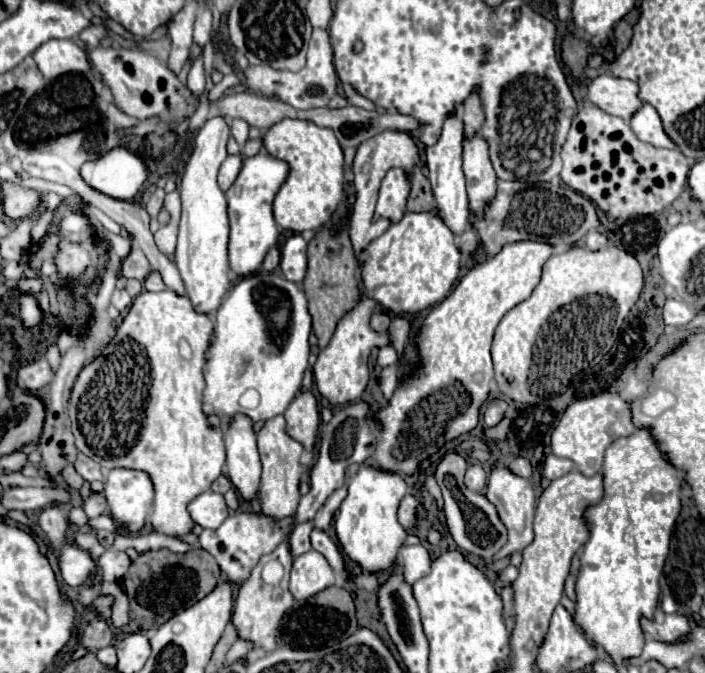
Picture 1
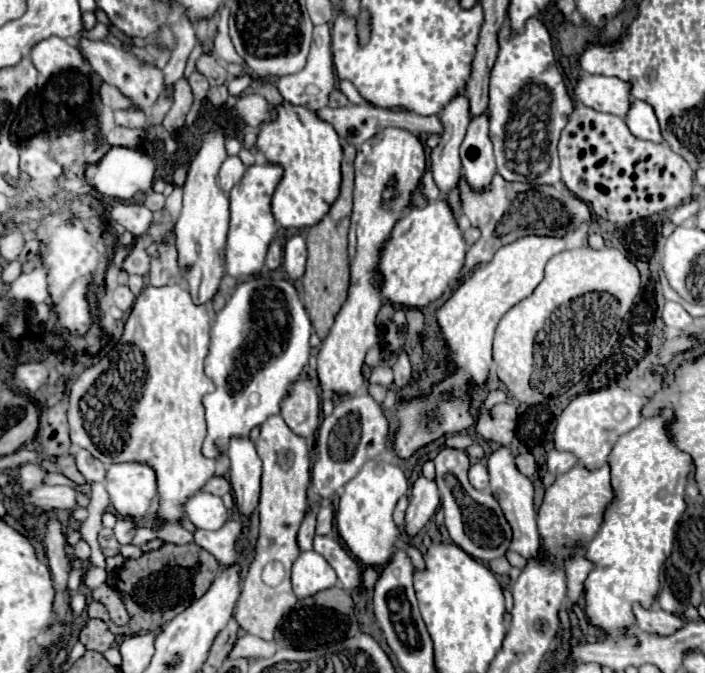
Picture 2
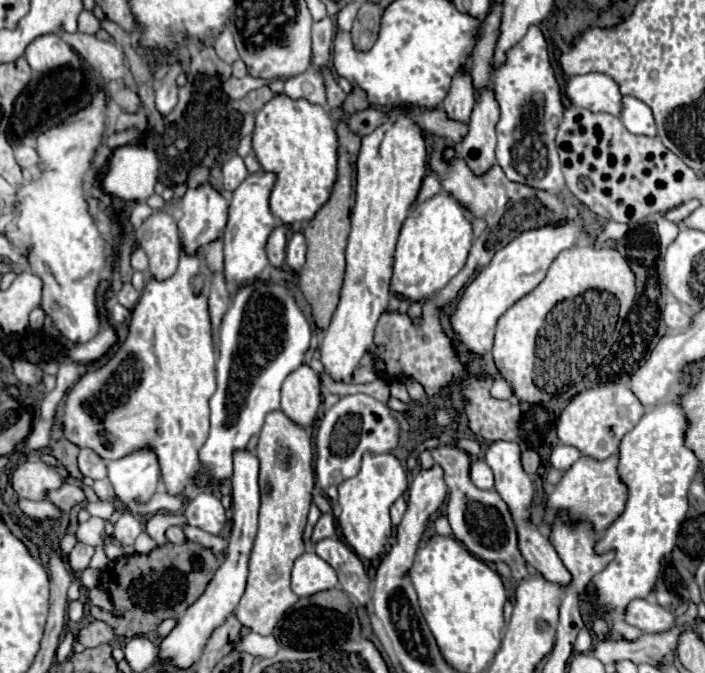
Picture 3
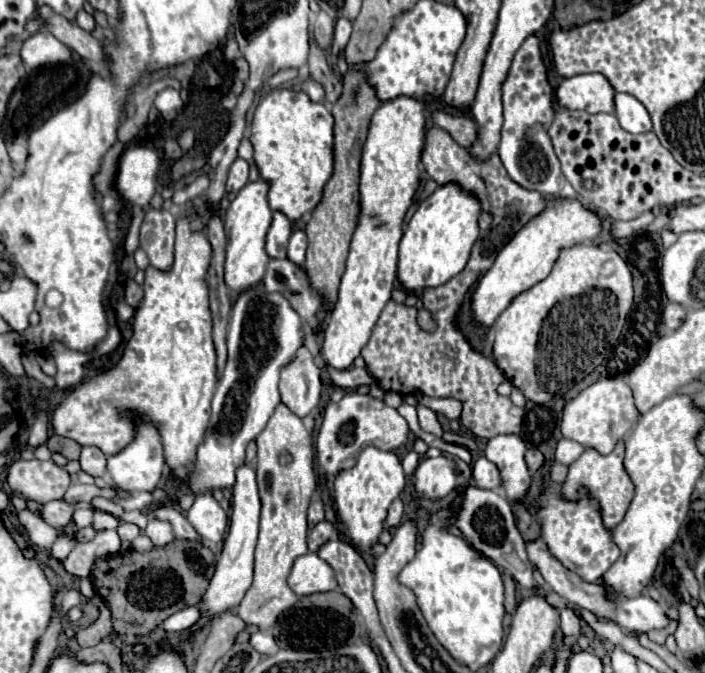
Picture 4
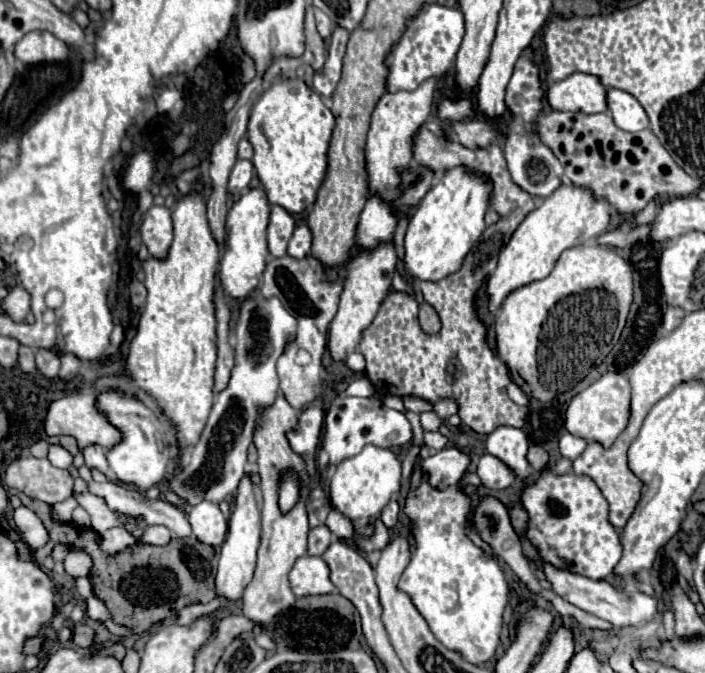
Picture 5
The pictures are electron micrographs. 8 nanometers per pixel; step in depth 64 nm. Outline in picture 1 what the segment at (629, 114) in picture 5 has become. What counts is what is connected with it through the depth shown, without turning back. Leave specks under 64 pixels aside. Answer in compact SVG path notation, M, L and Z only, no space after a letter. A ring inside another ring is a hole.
M642 104L642 108L636 110L636 116L632 116L632 120L630 120L630 128L642 142L648 142L648 144L660 146L660 148L674 146L672 140L662 130L658 112L650 104Z

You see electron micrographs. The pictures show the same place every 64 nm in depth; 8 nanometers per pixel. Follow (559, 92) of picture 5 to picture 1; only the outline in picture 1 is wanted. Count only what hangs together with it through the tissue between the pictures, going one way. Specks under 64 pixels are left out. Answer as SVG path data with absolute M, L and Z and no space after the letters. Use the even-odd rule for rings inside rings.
M600 72L586 84L586 100L600 110L620 116L626 122L642 106L638 100L638 84L632 80L616 78L608 72Z

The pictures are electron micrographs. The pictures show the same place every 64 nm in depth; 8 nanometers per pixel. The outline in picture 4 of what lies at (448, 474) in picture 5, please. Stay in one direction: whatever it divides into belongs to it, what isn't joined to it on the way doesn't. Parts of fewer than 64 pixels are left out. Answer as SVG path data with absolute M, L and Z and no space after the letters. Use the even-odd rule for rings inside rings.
M450 454L420 460L414 474L416 490L418 494L430 500L442 500L454 490L456 476L458 476L458 464Z

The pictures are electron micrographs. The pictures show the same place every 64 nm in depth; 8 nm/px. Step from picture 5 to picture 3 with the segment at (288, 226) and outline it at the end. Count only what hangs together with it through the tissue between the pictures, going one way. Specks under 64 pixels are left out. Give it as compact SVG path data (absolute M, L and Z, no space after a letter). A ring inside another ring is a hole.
M278 224L266 244L268 260L272 266L282 266L286 260L286 238L288 238L288 228L284 224Z

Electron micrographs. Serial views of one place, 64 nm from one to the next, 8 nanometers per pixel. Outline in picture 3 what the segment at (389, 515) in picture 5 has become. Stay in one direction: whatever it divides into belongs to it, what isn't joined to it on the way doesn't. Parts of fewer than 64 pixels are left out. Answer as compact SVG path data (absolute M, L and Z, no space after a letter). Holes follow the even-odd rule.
M398 498L398 500L392 504L392 508L390 508L392 526L398 526L398 524L400 524L400 520L402 520L402 516L404 516L404 512L406 512L406 502L404 502L404 498Z

